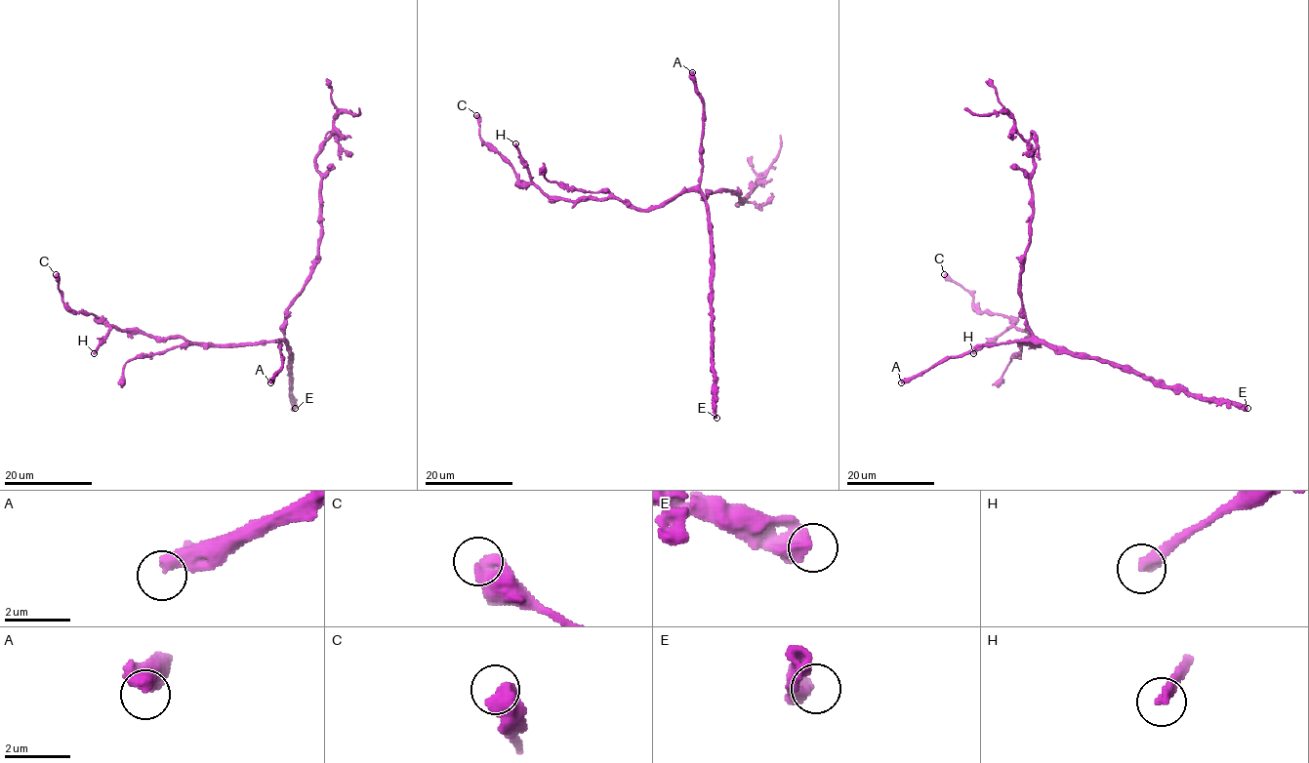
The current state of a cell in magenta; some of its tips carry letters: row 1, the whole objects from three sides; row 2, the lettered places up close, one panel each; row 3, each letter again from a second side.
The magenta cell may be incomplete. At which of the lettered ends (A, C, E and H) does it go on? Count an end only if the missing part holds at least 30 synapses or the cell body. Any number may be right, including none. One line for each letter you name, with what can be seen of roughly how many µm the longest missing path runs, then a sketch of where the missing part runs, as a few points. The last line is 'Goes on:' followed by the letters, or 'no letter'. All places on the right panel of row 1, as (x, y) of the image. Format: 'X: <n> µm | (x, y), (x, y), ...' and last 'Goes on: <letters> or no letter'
A: 50 µm
Goes on: A

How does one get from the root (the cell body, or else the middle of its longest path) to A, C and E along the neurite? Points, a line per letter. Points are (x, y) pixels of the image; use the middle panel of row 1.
A: (704, 200), (700, 187), (703, 101), (692, 72)
C: (704, 200), (683, 191), (634, 209), (613, 198), (550, 199), (484, 143), (476, 115)
E: (704, 200), (711, 244), (711, 371), (715, 378), (716, 418)

